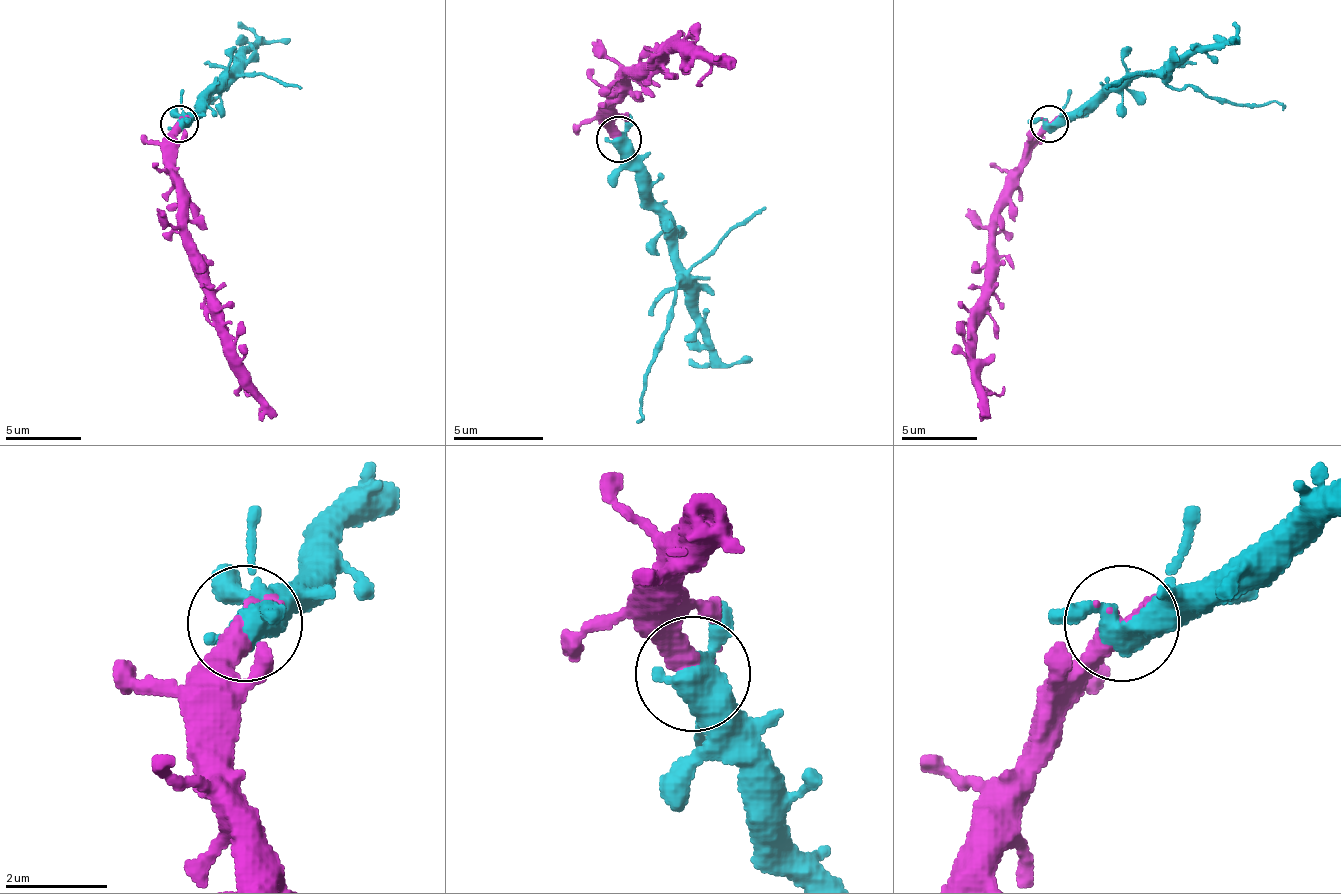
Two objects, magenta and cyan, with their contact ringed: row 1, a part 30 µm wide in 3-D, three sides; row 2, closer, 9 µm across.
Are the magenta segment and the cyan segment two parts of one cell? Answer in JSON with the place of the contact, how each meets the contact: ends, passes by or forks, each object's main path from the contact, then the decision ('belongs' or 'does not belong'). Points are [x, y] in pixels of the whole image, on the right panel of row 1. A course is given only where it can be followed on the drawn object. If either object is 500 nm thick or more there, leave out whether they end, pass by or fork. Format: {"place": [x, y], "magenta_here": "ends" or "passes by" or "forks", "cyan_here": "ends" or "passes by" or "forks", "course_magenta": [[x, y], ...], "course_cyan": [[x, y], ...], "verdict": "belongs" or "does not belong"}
{"place": [1049, 123], "course_magenta": [[1048, 124], [1029, 147], [1018, 188], [999, 215], [995, 272], [980, 294], [976, 381], [980, 407], [991, 419]], "course_cyan": [[1048, 124], [1093, 109], [1142, 75], [1161, 75], [1180, 90], [1199, 87], [1236, 105], [1278, 102], [1285, 109]], "verdict": "does not belong"}

